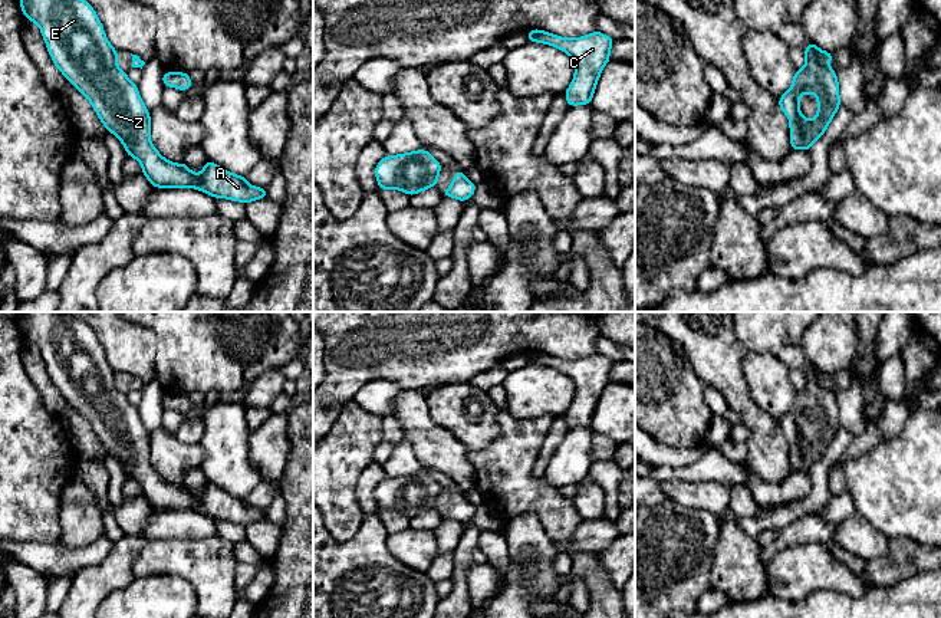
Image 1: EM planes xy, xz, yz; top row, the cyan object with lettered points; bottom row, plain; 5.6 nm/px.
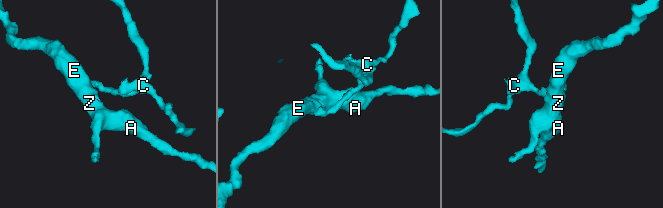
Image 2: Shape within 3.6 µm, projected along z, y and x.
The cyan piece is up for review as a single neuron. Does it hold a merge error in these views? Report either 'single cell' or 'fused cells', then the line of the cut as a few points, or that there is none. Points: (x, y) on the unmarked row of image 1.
fused cells | yz (819, 372), (819, 381), (826, 388)

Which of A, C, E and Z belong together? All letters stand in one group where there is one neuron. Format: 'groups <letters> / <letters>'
groups A E Z / C

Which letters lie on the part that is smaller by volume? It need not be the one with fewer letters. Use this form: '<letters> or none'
C

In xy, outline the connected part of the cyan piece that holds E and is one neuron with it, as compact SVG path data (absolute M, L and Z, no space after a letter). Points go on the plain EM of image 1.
M20 312L20 329L24 339L40 349L55 388L89 421L106 453L121 461L128 479L139 483L142 496L155 510L190 509L214 520L227 520L243 526L267 520L266 510L250 507L244 497L236 497L210 481L205 483L200 496L194 496L185 484L171 484L158 474L149 461L151 438L139 418L138 407L134 407L126 394L116 388L115 371L106 361L96 333L86 322L66 312Z

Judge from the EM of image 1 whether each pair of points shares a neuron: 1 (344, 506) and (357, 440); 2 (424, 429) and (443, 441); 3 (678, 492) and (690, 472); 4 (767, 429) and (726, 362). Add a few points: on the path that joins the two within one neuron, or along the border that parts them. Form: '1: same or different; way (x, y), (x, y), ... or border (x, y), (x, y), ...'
1: same; way (344, 490), (344, 456)
2: same; way (428, 433), (438, 441)
3: different; border (719, 482), (664, 480), (660, 483)
4: same; way (752, 413), (737, 398), (729, 378)

